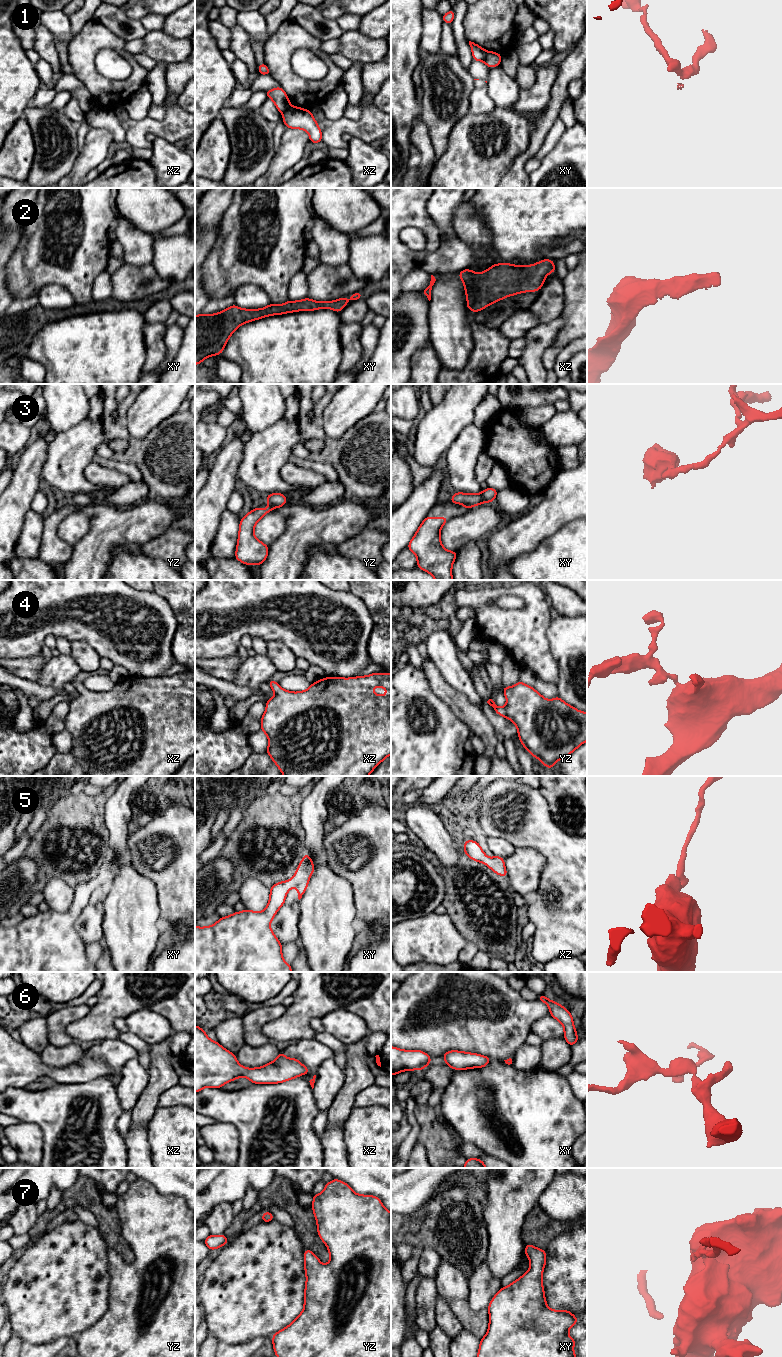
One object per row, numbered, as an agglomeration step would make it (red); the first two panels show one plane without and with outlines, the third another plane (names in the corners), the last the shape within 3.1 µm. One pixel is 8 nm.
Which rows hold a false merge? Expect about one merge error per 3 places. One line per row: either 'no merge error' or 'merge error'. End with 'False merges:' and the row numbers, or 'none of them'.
1: merge error
2: no merge error
3: merge error
4: no merge error
5: no merge error
6: no merge error
7: no merge error
False merges: 1, 3

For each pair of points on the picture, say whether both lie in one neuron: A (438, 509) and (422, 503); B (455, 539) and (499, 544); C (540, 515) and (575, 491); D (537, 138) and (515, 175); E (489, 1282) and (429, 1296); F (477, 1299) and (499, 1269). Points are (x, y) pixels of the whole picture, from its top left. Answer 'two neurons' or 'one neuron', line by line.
A: two neurons
B: two neurons
C: one neuron
D: one neuron
E: one neuron
F: two neurons

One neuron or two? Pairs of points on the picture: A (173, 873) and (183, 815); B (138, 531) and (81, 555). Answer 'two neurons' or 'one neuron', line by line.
A: one neuron
B: one neuron

